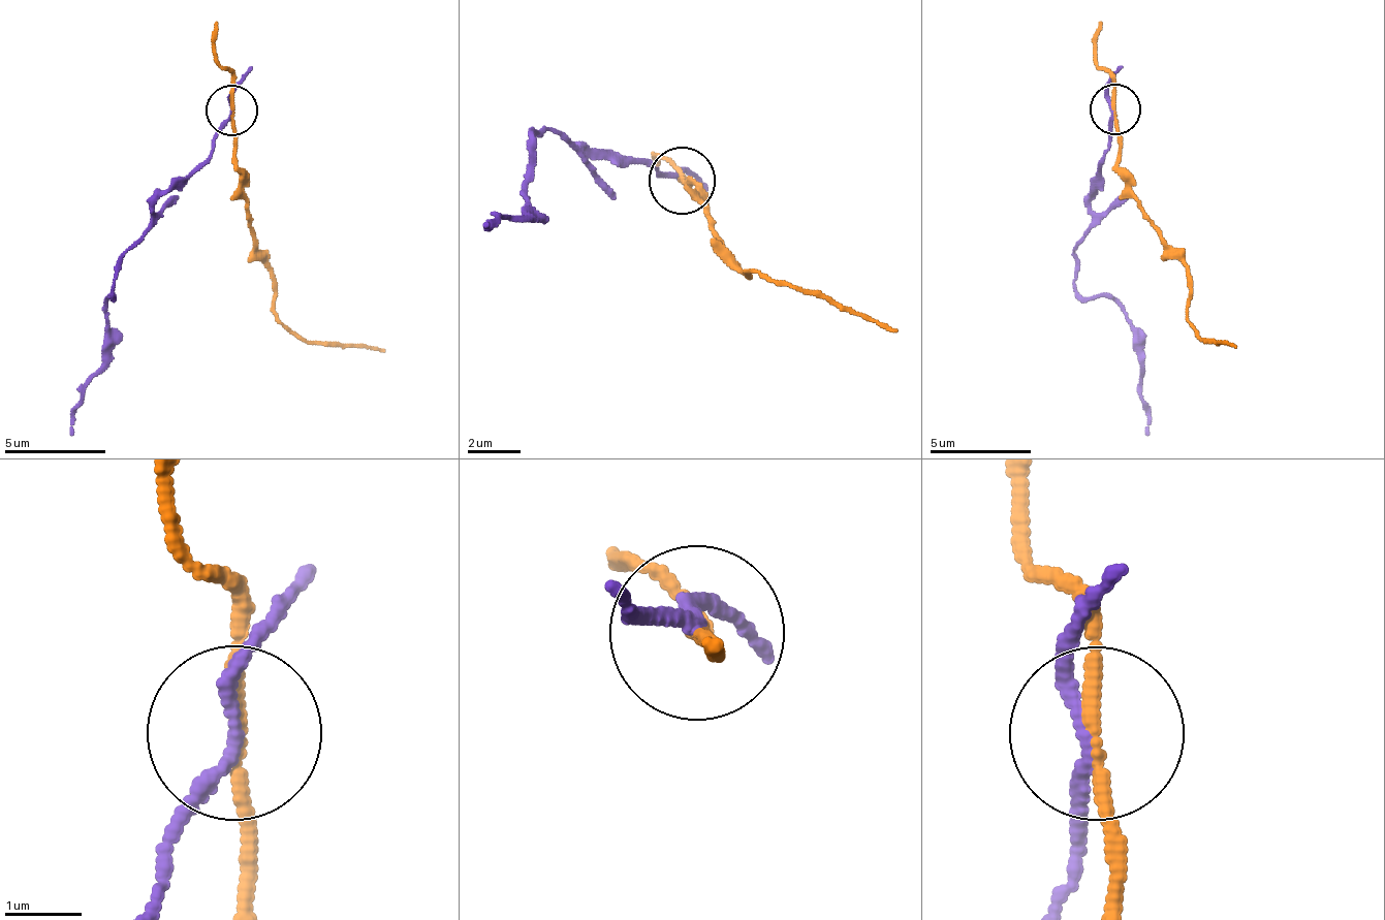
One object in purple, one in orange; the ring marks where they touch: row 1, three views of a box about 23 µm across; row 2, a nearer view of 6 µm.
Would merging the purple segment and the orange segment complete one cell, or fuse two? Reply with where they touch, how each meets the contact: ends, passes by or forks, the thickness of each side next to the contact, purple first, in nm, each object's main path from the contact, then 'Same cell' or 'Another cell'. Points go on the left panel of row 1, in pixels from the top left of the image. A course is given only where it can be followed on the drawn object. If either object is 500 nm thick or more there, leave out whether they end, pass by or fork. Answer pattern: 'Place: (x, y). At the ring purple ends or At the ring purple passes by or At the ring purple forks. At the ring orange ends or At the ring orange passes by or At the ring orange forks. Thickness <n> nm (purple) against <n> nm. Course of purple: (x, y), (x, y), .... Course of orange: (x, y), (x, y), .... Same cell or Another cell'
Place: (231, 109). At the ring purple passes by. At the ring orange passes by. Thickness 160 nm (purple) against 170 nm. Course of purple: (232, 112), (213, 152), (152, 202), (152, 227), (132, 248), (113, 283), (100, 370), (74, 410), (74, 436). Course of orange: (232, 112), (238, 192), (251, 249), (271, 268), (271, 310), (306, 340), (386, 350). Another cell

